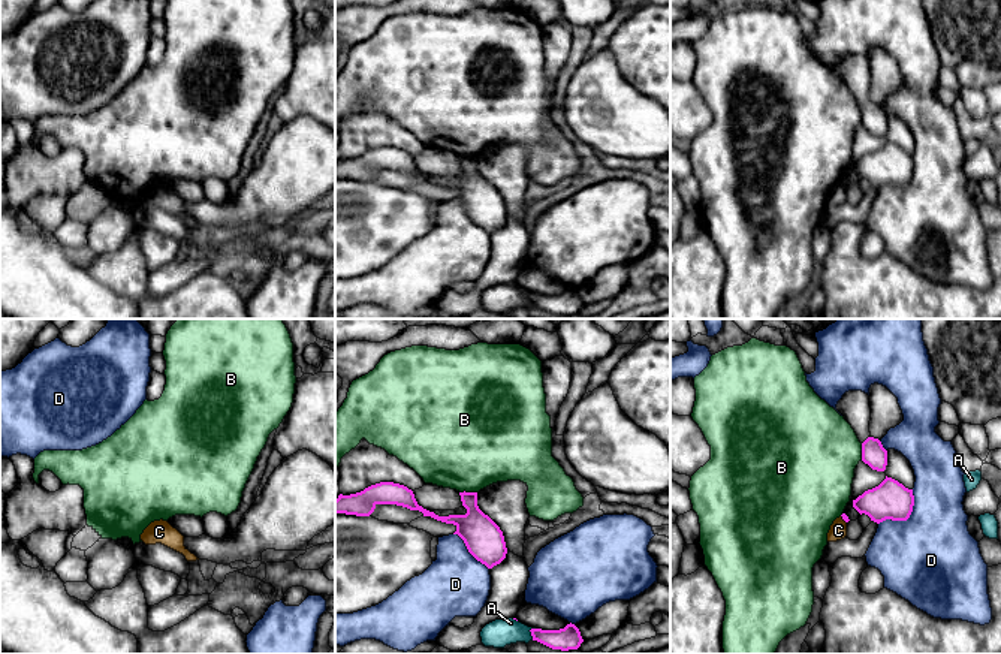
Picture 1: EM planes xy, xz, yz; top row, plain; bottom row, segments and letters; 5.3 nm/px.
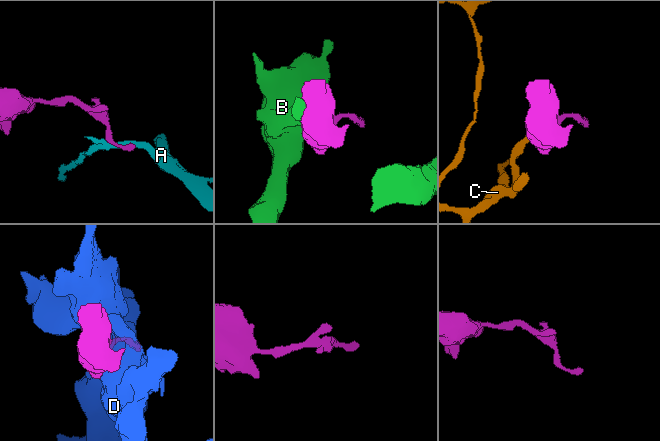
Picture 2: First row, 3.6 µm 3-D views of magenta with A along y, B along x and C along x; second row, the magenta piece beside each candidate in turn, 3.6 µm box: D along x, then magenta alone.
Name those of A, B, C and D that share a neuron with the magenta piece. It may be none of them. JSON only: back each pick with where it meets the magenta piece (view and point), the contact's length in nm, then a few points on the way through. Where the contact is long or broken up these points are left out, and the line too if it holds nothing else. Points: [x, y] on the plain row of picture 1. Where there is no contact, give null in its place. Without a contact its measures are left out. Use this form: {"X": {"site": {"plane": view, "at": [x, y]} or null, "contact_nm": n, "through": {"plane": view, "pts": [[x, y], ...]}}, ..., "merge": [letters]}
{"merge": []}

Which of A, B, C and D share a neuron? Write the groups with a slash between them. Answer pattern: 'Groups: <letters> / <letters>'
Groups: A / B / C / D

